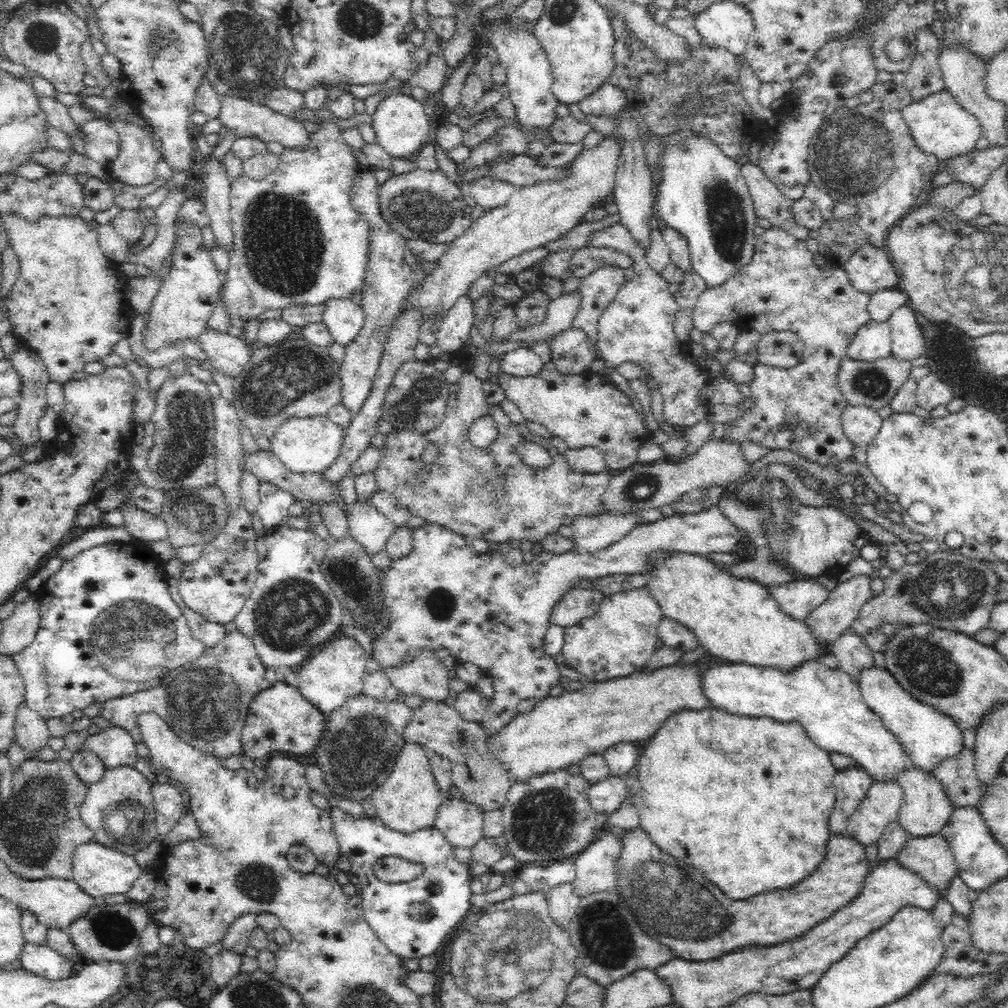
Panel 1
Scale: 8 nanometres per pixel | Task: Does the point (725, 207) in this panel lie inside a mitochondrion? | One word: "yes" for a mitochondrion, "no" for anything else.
yes

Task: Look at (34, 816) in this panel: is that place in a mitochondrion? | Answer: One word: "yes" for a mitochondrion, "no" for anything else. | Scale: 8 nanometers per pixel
yes

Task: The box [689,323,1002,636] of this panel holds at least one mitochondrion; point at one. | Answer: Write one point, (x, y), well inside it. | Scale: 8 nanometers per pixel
(944, 590)

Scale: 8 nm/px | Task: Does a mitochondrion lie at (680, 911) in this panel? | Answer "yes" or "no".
yes

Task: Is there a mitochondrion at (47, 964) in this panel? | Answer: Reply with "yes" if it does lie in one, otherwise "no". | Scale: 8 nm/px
no

